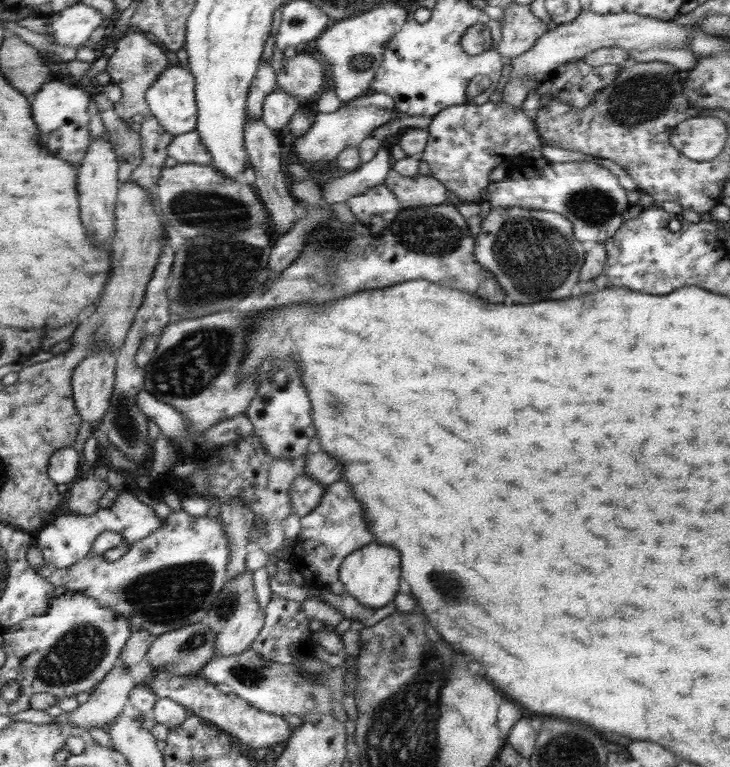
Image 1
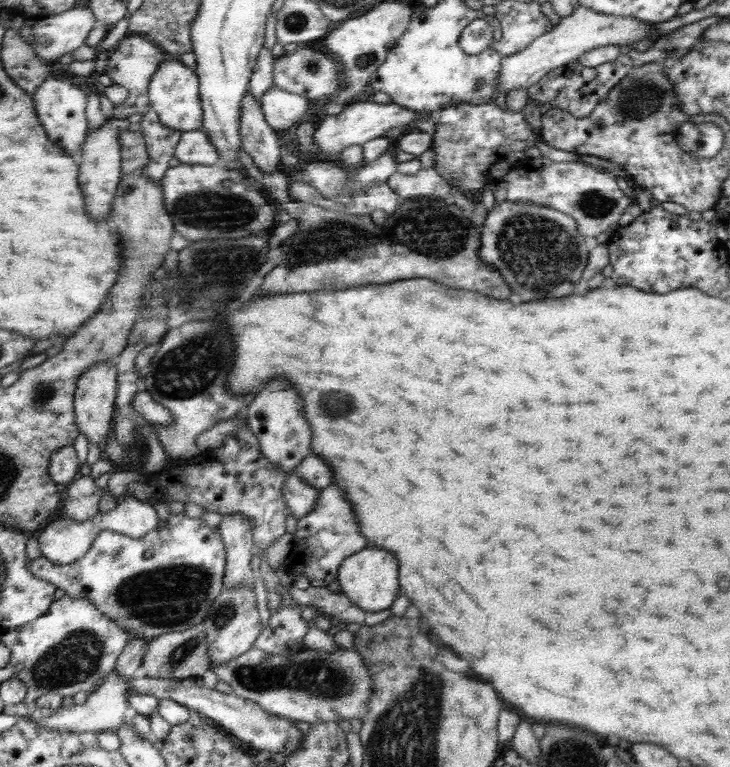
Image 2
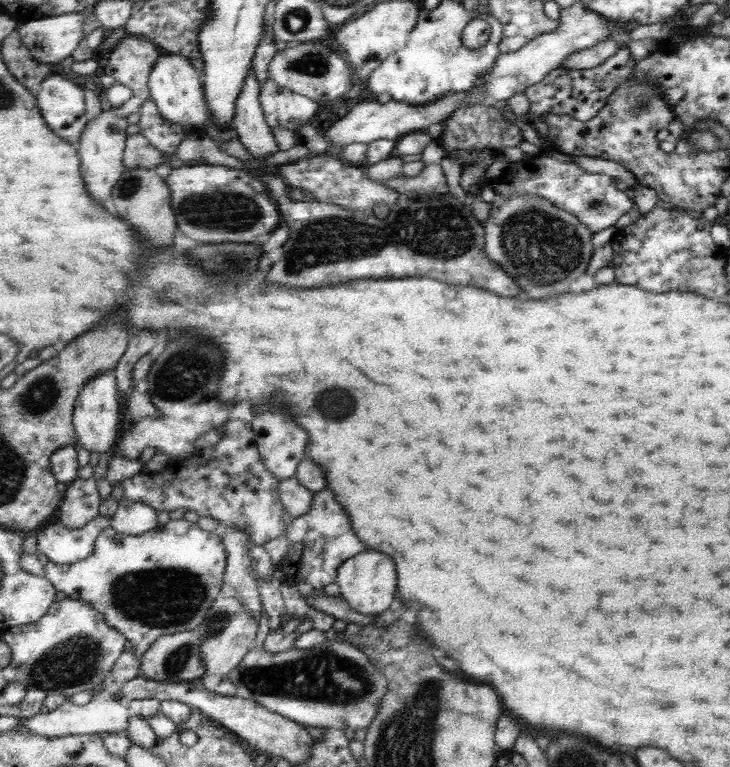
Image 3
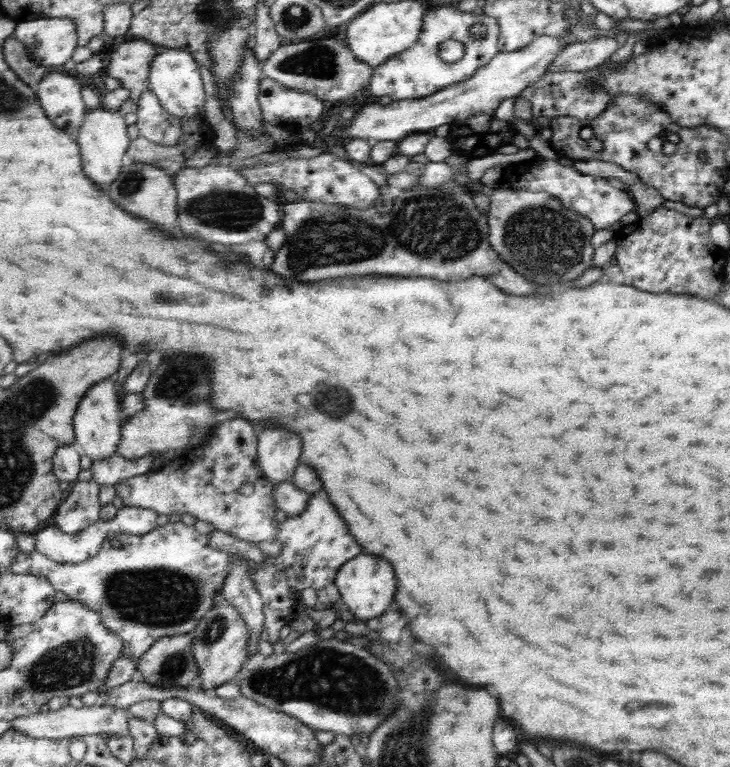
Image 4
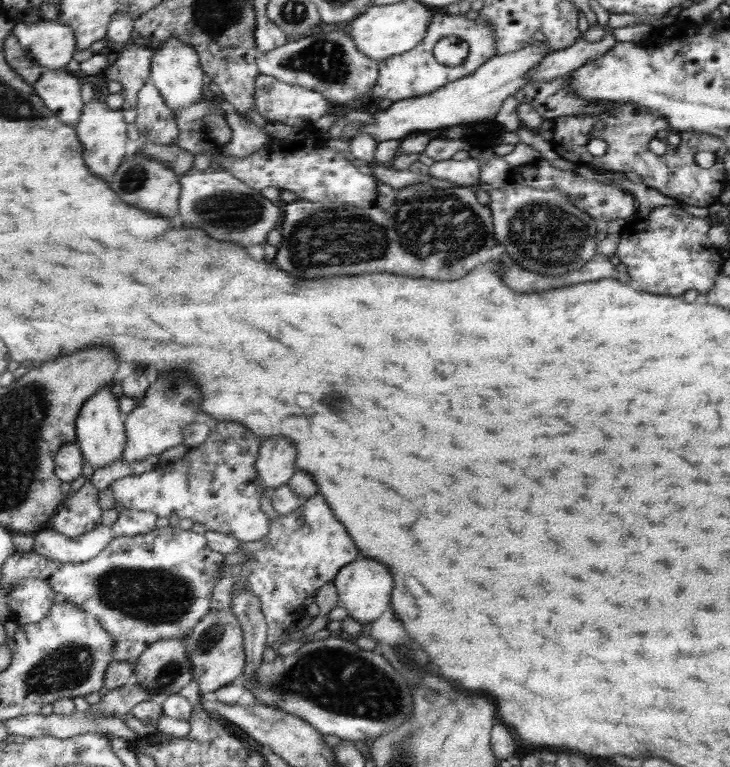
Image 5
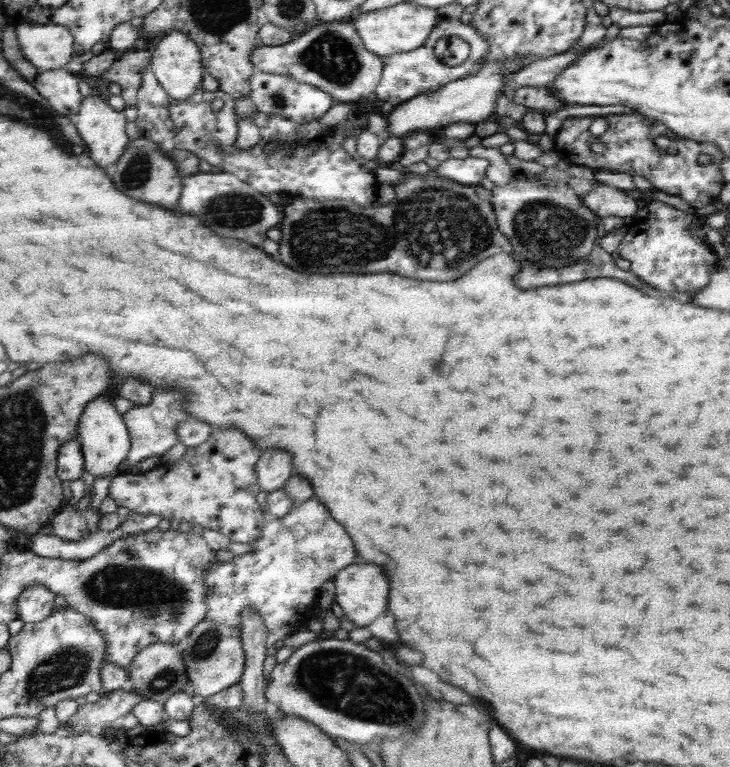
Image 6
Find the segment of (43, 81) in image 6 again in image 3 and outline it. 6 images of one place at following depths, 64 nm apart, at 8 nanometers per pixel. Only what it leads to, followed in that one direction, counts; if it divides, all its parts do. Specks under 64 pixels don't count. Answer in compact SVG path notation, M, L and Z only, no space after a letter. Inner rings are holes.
M51 74L43 82L37 100L53 132L61 140L71 142L71 146L79 146L79 142L83 140L83 132L91 122L91 118L87 116L85 88L57 74Z

